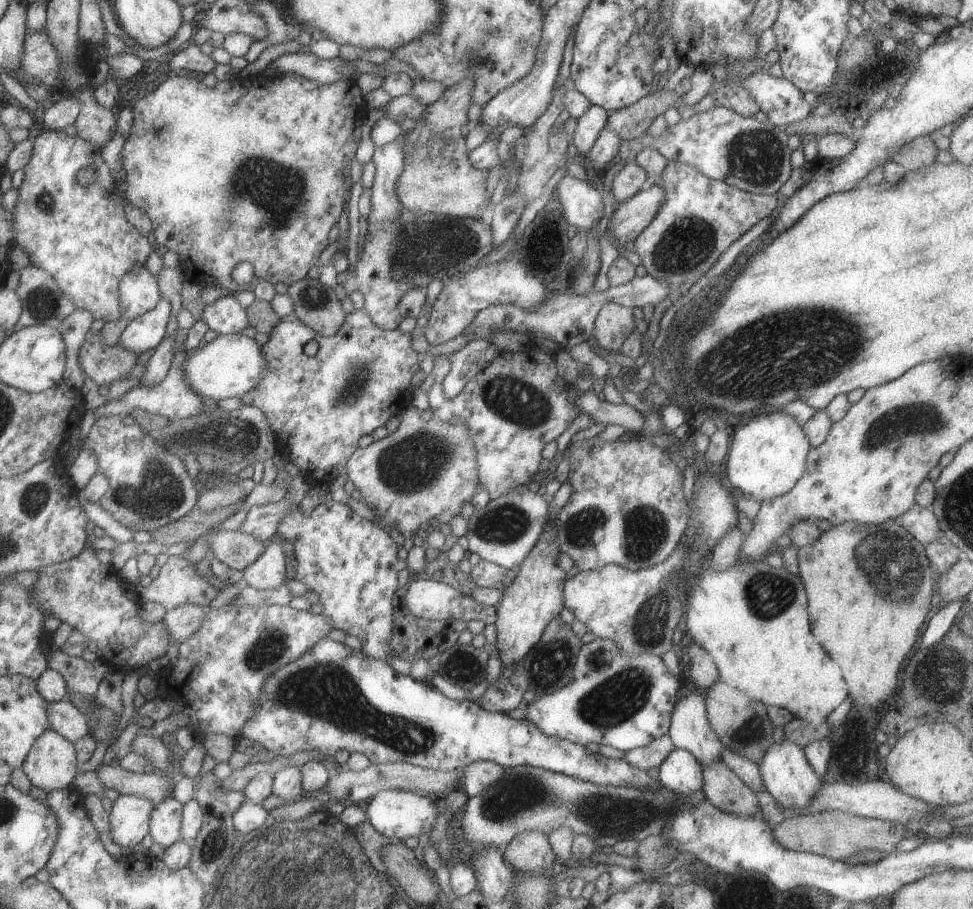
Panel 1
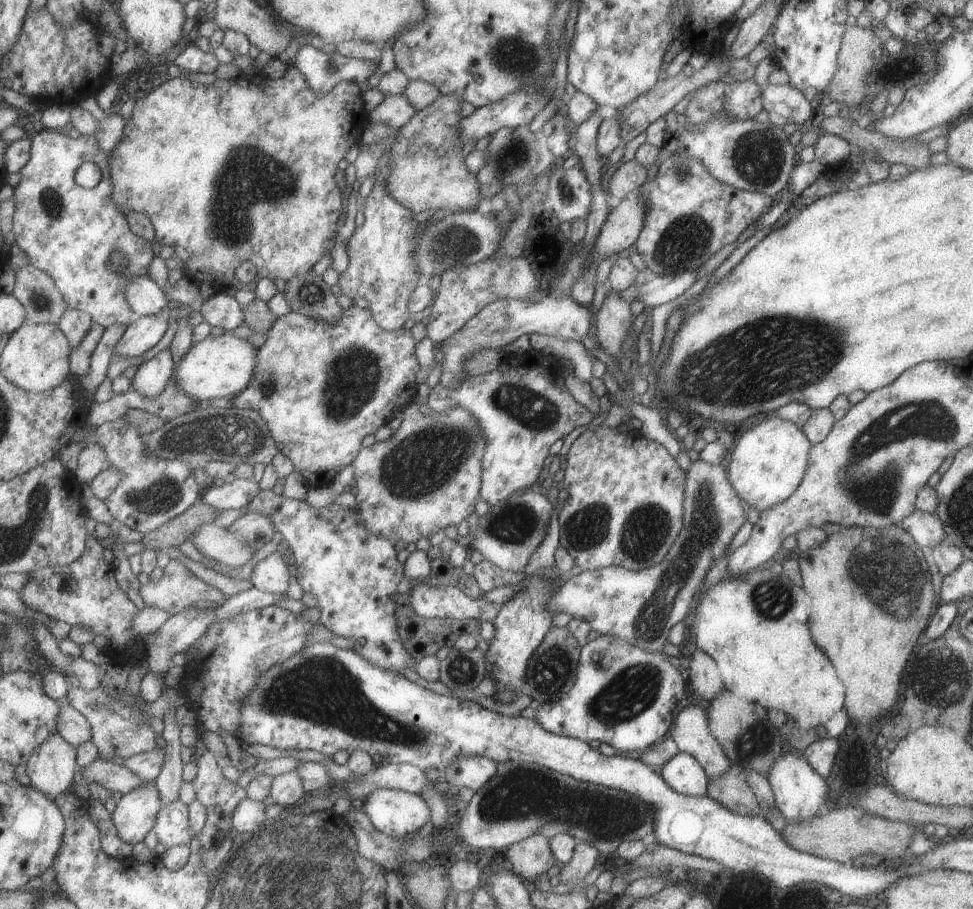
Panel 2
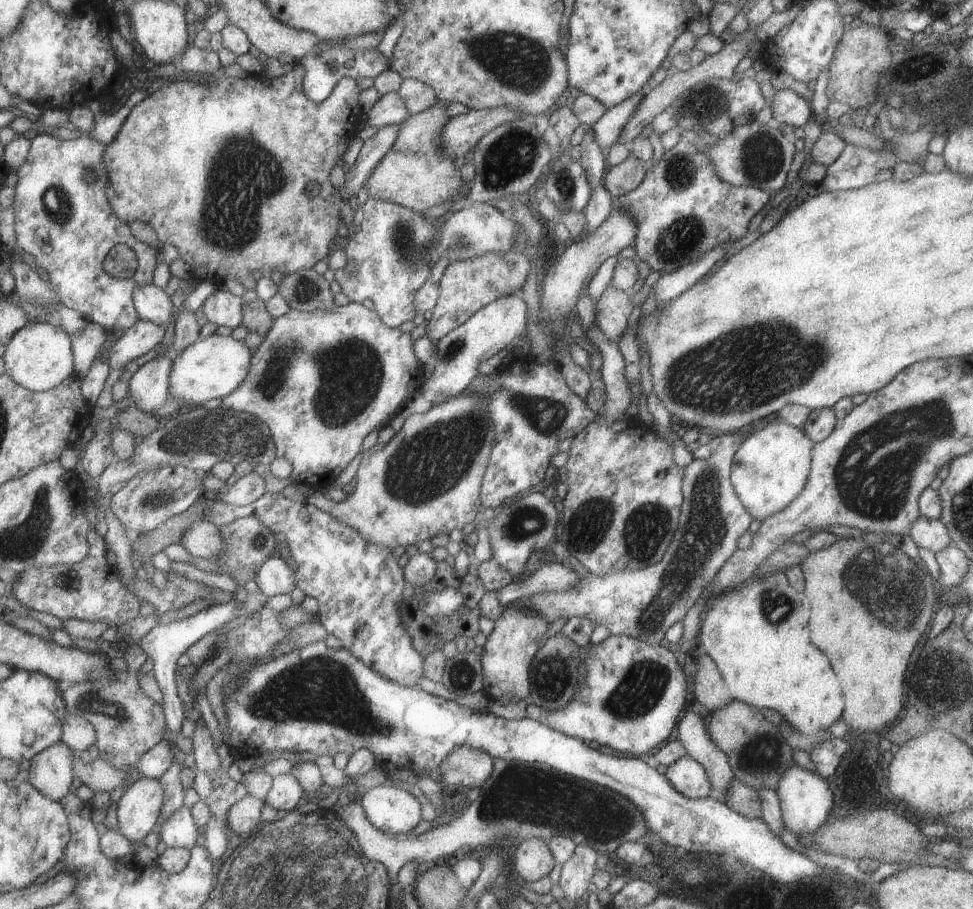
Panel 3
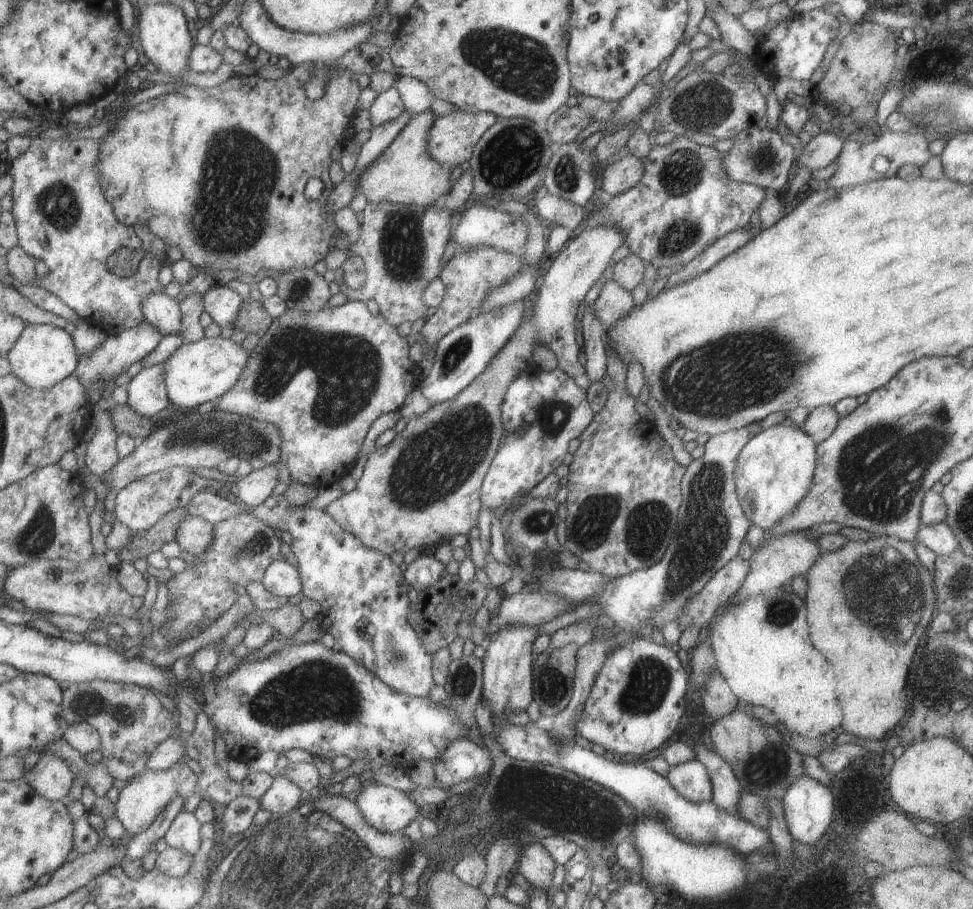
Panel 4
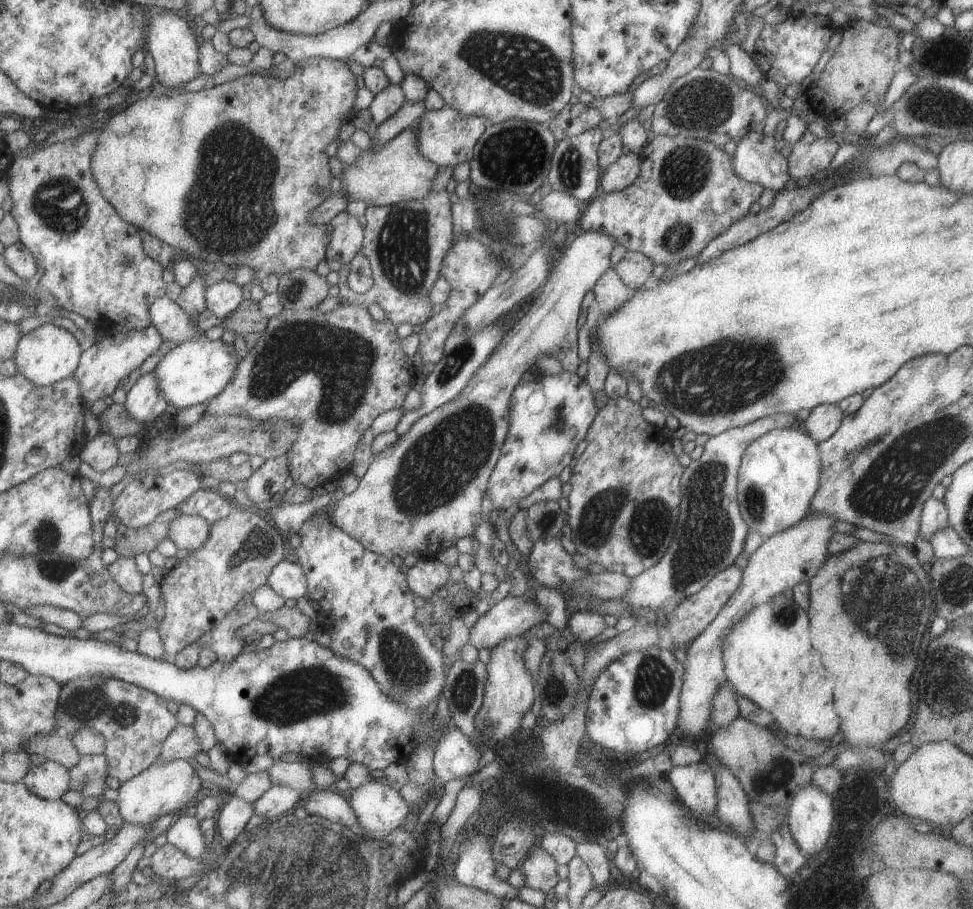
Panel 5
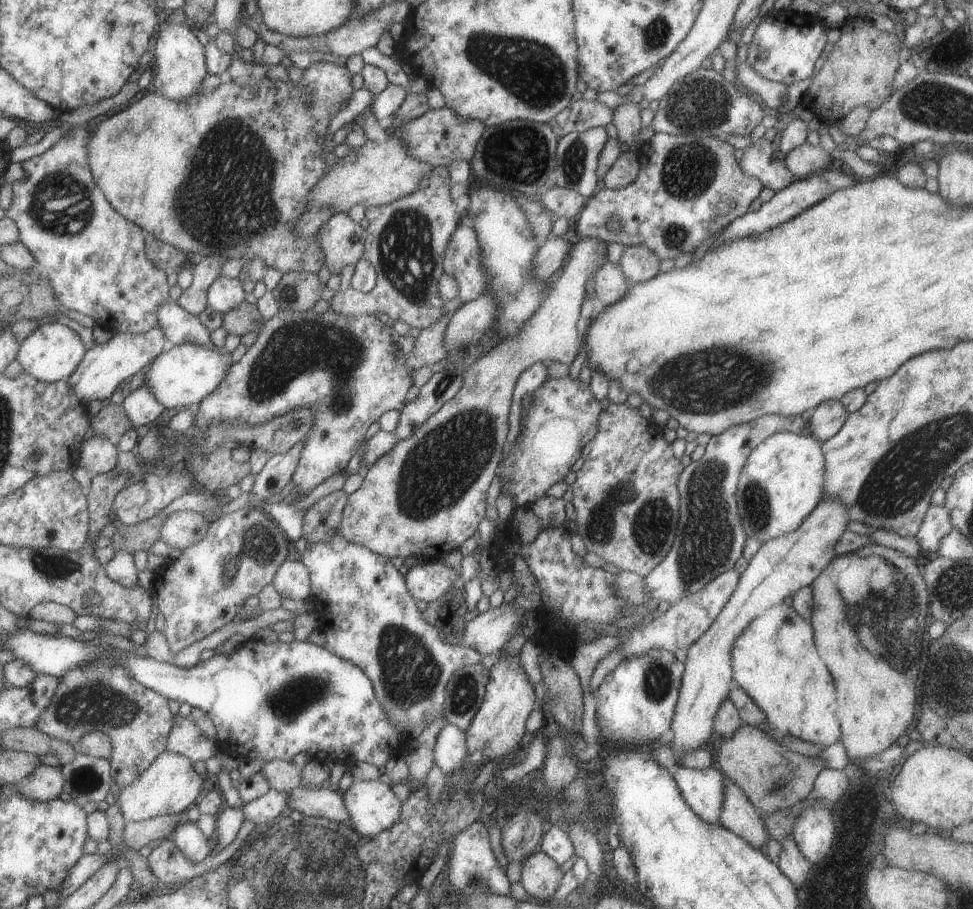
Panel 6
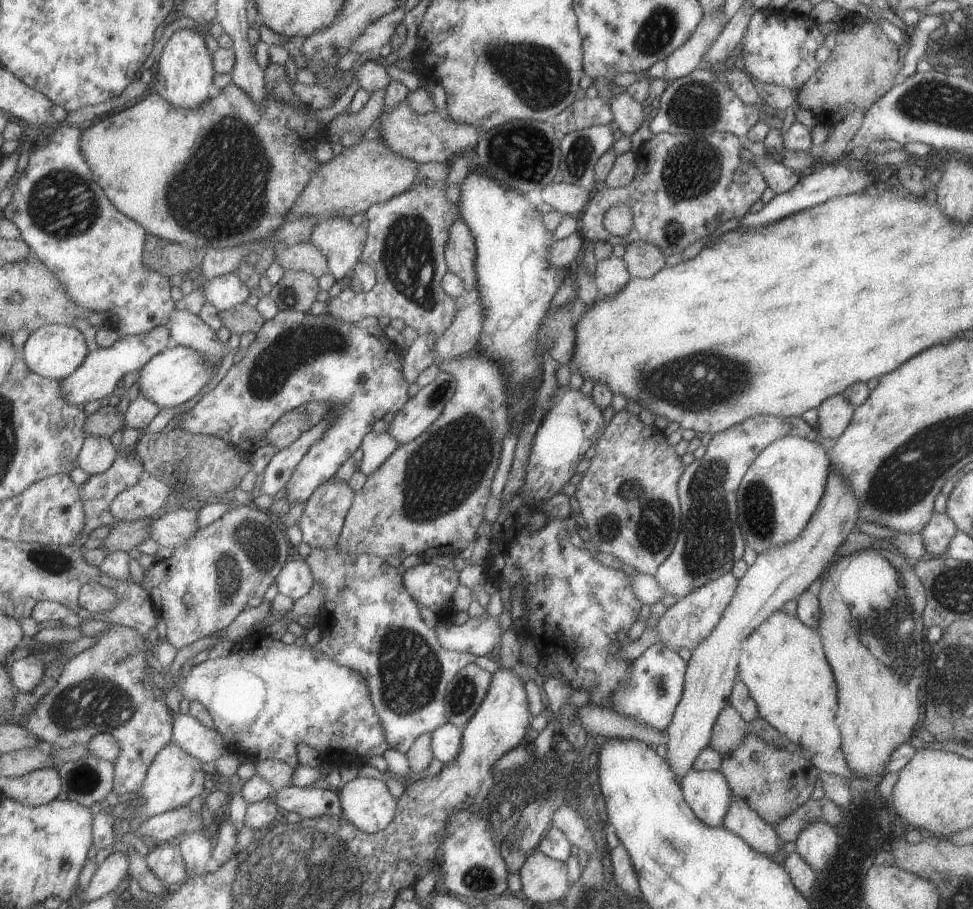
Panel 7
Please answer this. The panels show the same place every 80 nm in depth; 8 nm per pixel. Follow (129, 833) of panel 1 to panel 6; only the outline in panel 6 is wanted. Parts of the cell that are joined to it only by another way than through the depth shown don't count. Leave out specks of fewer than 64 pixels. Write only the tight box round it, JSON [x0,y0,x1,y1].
[118,751,203,821]

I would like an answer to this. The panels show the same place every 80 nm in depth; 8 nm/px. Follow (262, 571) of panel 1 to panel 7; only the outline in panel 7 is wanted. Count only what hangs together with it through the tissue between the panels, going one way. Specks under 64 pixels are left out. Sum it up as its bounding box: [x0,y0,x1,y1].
[275,560,314,601]

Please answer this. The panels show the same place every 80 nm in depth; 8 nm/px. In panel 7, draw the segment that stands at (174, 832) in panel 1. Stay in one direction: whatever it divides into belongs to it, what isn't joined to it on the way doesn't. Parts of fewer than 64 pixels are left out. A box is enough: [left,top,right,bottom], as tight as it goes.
[179,831,213,878]

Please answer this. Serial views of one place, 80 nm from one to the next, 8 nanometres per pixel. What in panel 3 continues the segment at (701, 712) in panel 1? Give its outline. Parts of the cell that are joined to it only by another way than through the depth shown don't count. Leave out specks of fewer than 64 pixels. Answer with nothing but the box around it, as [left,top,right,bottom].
[676,712,734,802]

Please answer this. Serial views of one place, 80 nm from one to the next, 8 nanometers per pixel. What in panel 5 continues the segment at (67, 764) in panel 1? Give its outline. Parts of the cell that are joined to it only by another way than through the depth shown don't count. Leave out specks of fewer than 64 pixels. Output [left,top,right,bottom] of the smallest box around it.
[22,760,71,800]

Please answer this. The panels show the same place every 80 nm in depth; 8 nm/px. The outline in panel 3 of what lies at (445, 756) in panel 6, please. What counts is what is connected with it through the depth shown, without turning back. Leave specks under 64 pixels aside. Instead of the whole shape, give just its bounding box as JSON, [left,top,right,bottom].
[438,745,491,790]

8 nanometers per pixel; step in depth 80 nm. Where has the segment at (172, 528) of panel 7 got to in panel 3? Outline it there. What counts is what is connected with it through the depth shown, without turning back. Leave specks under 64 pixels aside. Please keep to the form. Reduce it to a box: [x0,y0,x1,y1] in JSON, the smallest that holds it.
[181,518,223,558]

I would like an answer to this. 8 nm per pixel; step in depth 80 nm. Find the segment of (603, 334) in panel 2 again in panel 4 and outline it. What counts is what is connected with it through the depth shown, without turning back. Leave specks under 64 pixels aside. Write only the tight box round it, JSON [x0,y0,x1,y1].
[591,279,633,330]

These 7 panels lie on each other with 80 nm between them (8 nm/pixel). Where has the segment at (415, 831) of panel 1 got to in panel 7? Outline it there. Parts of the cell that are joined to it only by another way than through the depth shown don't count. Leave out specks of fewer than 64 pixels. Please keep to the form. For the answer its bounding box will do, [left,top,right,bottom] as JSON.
[335,776,397,833]

